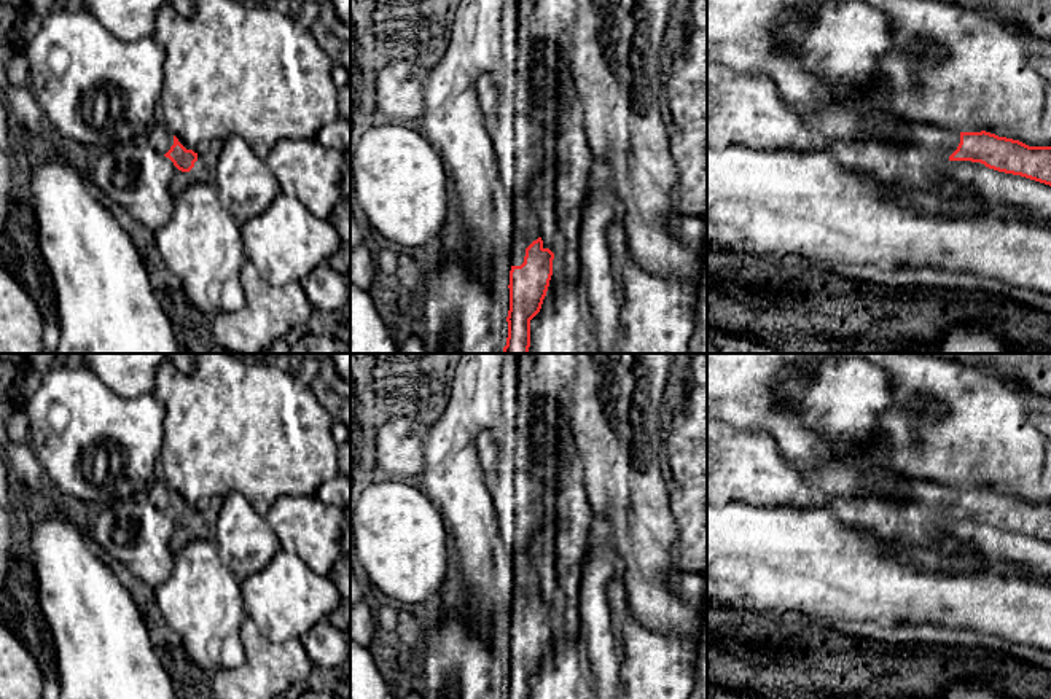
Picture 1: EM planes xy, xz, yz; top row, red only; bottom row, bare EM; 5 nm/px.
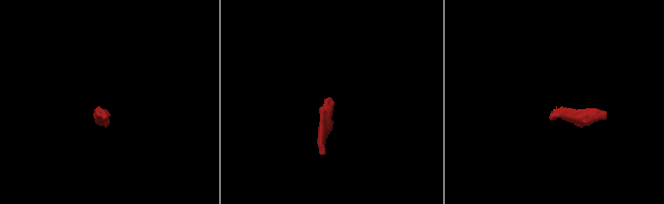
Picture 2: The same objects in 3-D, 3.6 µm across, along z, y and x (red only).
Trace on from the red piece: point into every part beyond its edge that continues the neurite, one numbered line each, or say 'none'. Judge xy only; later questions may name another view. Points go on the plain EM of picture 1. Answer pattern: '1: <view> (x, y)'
1: xy (160, 494)

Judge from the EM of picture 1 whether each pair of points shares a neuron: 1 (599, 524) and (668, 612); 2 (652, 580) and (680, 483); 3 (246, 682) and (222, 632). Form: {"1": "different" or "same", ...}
{"1": "different", "2": "different", "3": "different"}

